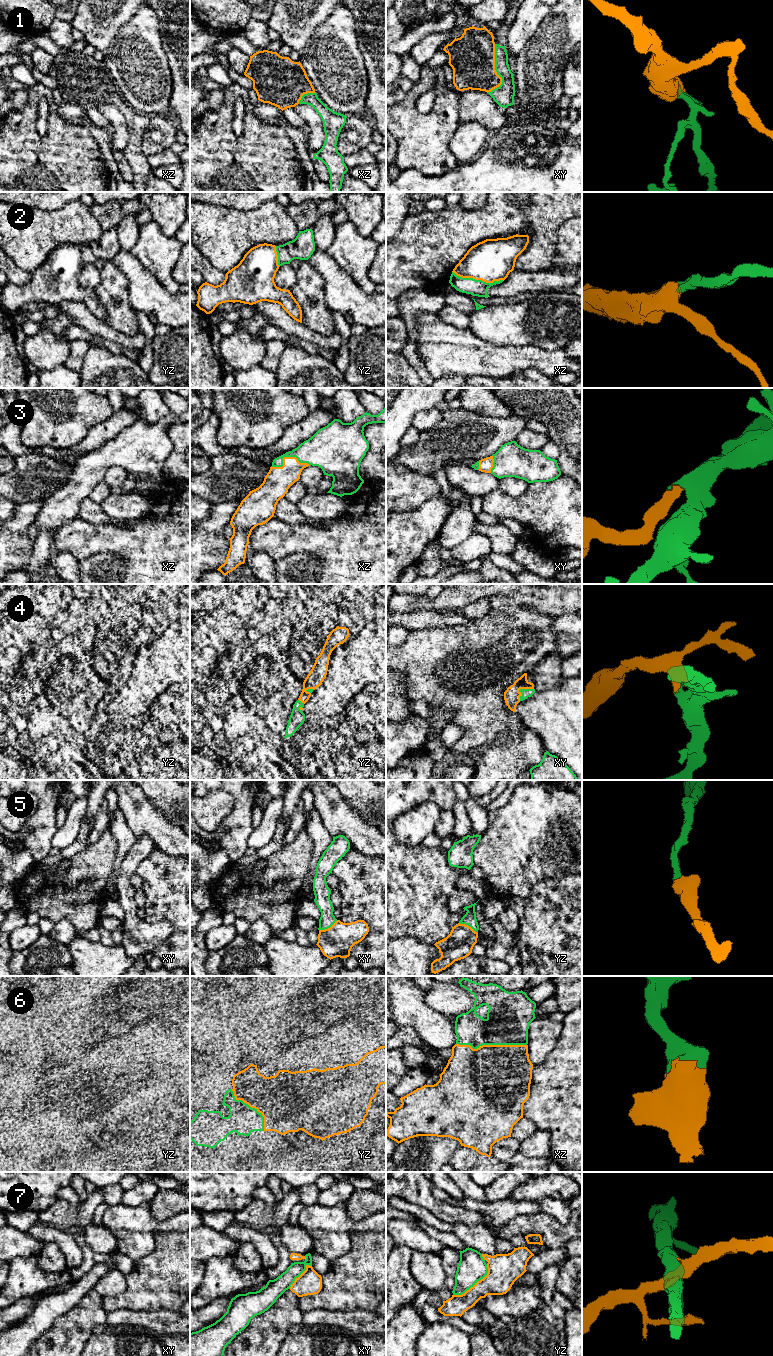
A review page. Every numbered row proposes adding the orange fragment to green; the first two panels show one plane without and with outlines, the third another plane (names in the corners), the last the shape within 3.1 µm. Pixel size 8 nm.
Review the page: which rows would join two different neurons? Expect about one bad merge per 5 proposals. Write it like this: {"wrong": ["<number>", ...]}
{"wrong": ["7"]}

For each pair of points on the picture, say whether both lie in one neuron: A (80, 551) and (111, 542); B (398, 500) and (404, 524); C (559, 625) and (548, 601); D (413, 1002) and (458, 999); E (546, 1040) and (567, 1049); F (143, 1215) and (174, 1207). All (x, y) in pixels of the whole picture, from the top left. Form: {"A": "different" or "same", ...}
{"A": "same", "B": "different", "C": "different", "D": "different", "E": "different", "F": "different"}

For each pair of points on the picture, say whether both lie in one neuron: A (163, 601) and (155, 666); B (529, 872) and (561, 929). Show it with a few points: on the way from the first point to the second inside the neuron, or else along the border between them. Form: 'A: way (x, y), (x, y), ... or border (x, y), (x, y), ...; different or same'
A: border (179, 616), (162, 628); different
B: border (559, 877), (539, 880), (524, 900); different

